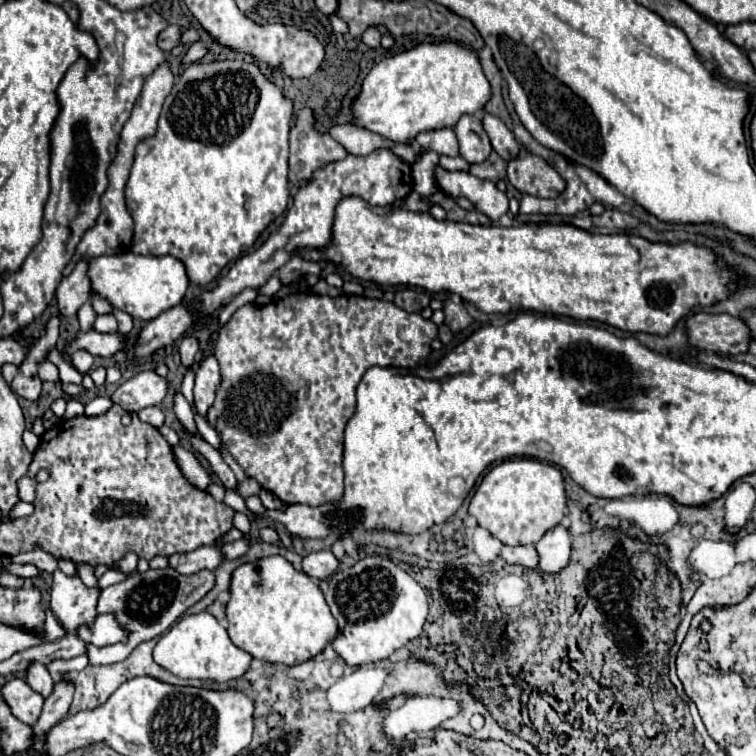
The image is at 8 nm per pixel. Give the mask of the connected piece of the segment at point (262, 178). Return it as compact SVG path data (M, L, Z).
M235 58L235 60L213 60L213 62L187 64L183 68L183 72L177 76L171 94L165 98L163 112L159 118L159 128L157 128L155 136L143 138L135 148L135 160L131 166L127 188L125 188L127 210L135 222L131 250L135 254L153 254L153 256L171 254L171 256L179 258L185 264L187 276L193 284L209 284L211 280L215 280L217 274L229 262L237 260L241 256L241 252L245 252L257 240L257 236L267 228L267 224L273 218L277 218L287 206L287 200L289 200L289 142L287 140L289 140L291 116L293 116L293 100L287 98L279 90L279 86L255 62Z

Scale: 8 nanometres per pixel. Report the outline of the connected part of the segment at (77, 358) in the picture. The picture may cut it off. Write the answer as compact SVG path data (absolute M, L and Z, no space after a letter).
M85 350L75 352L71 360L73 360L73 366L75 366L75 370L79 374L87 374L91 370L91 366L93 366L93 356L89 352L85 352Z

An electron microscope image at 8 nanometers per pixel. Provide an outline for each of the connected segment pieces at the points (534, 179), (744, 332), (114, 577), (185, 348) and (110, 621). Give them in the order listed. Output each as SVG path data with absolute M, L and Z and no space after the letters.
M525 148L513 162L507 162L506 178L519 192L537 198L557 198L565 188L563 178L543 158L529 154Z
M697 312L685 320L689 344L715 354L737 356L749 350L749 328L729 314Z
M107 570L107 572L99 578L99 586L101 586L101 588L107 588L107 586L117 584L117 582L121 582L121 580L125 580L125 574L121 574L121 572L117 572L117 570Z
M183 338L181 346L179 346L179 354L181 354L181 366L183 368L191 368L195 364L195 354L199 350L199 342L195 338Z
M99 614L93 628L79 628L79 636L93 646L109 646L127 638L127 632L115 622L113 614Z

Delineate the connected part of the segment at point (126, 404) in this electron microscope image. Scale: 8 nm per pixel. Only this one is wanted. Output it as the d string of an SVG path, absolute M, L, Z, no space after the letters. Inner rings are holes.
M145 370L119 384L119 388L115 390L115 398L111 394L111 400L115 400L115 404L123 406L125 410L139 412L147 406L161 404L163 398L167 396L167 390L169 390L167 378L159 376L153 370Z

